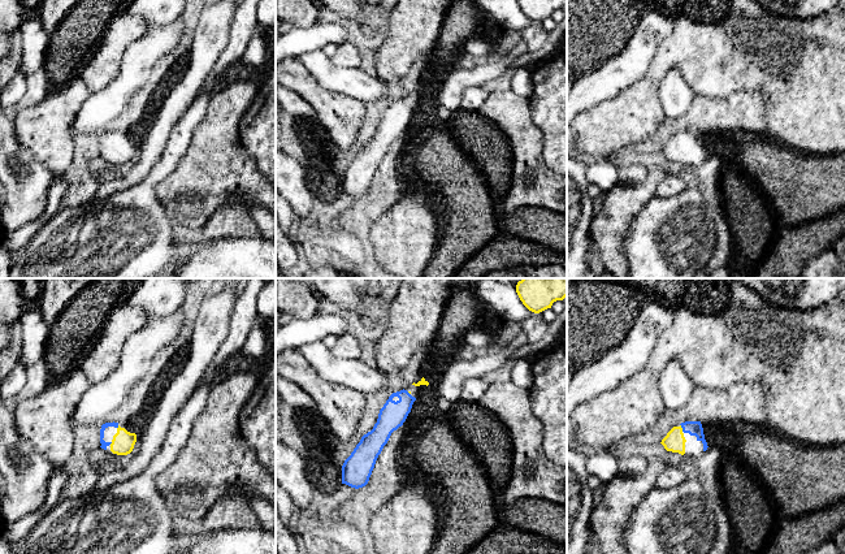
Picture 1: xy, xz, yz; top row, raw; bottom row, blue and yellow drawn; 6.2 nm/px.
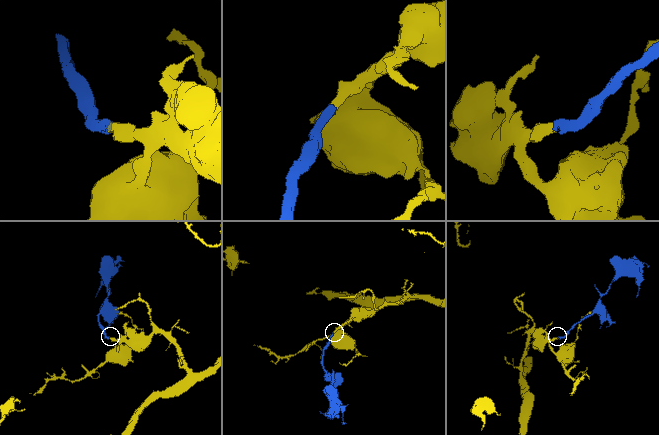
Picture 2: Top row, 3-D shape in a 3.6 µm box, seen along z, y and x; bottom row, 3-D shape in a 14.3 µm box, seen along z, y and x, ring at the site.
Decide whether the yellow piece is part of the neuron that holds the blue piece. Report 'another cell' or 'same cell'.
same cell

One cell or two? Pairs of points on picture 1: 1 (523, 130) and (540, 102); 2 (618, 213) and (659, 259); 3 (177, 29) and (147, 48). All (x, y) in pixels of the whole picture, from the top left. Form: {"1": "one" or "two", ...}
{"1": "two", "2": "two", "3": "one"}

